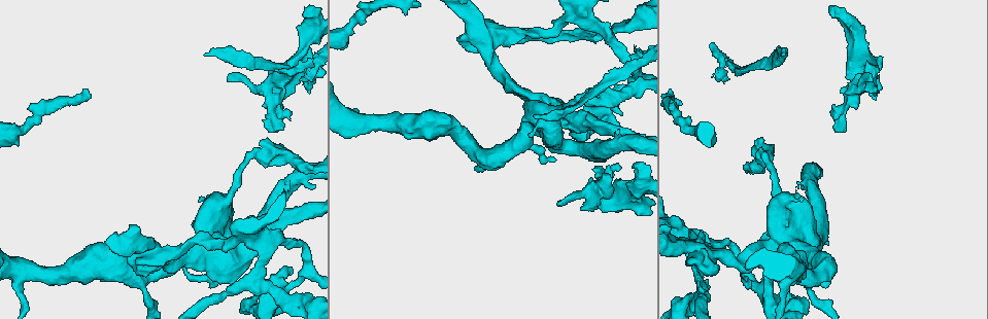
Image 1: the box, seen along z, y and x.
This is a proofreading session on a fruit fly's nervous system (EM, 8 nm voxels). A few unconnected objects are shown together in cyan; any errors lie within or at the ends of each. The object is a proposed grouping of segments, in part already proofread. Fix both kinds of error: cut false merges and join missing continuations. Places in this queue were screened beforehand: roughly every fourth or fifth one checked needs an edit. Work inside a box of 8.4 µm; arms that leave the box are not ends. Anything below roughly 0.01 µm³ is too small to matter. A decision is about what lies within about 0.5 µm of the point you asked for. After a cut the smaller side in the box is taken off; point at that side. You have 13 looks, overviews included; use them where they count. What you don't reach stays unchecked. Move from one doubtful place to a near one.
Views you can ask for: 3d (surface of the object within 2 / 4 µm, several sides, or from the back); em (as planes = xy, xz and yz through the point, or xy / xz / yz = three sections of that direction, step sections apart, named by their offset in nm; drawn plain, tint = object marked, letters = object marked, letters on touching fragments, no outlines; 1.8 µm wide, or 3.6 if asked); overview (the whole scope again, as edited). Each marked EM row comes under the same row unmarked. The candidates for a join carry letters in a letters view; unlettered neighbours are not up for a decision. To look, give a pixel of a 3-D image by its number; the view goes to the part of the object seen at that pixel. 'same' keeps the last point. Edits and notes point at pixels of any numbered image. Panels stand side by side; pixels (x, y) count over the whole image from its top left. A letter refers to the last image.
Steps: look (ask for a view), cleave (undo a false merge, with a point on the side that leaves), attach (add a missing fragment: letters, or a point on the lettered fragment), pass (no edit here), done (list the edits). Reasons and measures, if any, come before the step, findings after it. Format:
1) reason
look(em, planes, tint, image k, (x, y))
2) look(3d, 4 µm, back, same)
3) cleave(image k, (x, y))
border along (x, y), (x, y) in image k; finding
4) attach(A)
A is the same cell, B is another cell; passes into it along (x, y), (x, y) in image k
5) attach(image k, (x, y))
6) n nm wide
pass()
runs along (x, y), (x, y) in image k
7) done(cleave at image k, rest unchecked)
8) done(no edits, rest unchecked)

abrupt turn
look(em, planes, letters, image 1, (256, 270))

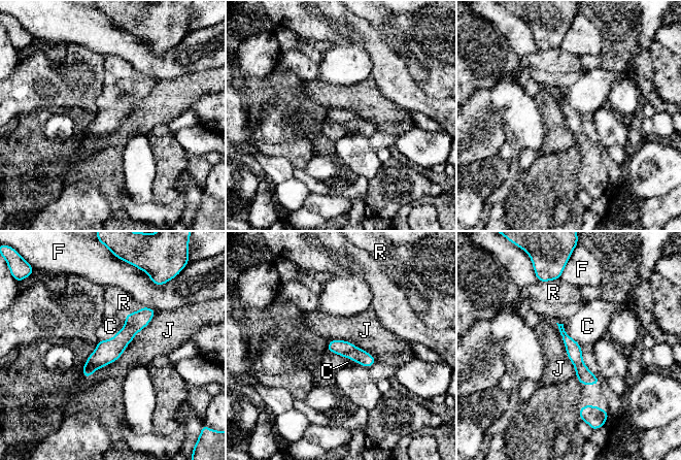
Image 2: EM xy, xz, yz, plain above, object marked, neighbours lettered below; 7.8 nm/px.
pass()
C, F, J and R are other cells; runs along (151, 311), (146, 314), (86, 373) in image 2; continuous, no second neuron

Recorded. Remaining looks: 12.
free end
look(em, planes, letters, image 1, (634, 165))

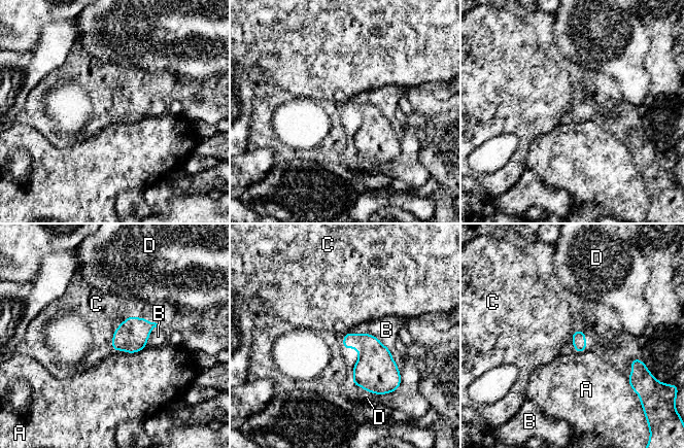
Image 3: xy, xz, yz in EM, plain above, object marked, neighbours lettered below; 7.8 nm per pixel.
pass()
A, B, C and D are other cells; border along (573, 333), (571, 337) in image 3; no lettered fragment goes on from it

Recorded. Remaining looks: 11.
an open end
look(em, xy, step 8, letters, image 1, (264, 126))

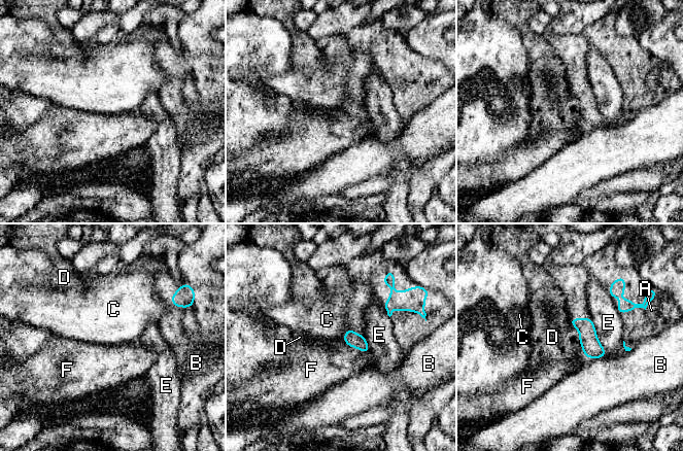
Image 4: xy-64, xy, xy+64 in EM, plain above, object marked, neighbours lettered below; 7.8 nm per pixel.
cut it another way
look(em, planes, letters, same)

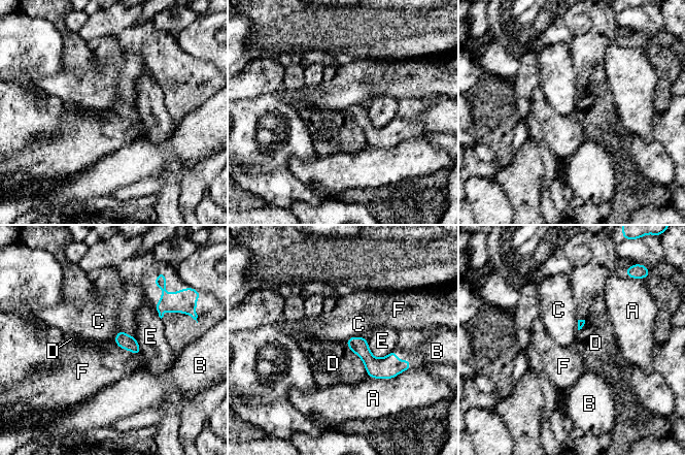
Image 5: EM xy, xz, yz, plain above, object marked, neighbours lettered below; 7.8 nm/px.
D touches over 340 nm
pass()
A, B, C, D, E and F are other cells; no lettered fragment goes on from it

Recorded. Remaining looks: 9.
an open end
look(em, planes, letters, image 1, (535, 115))

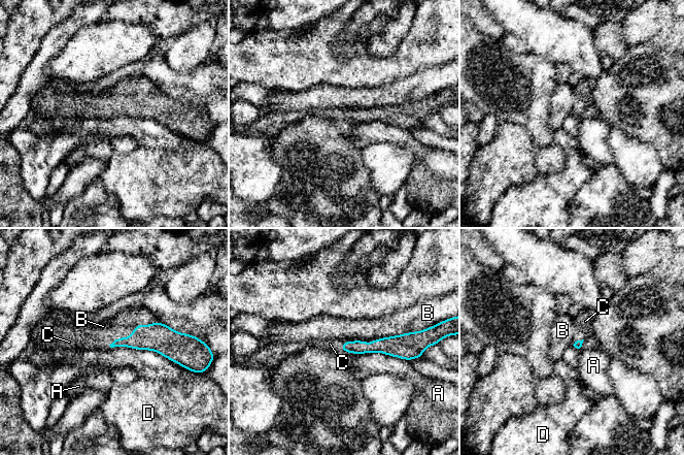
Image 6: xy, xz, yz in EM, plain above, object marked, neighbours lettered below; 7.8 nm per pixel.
attach(C)
C is the same cell, A, B and D are other cells; passes into it along (151, 337), (120, 337), (88, 336) in image 6; it goes on there

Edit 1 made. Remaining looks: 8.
sharp bend
look(em, planes, letters, image 1, (788, 239))

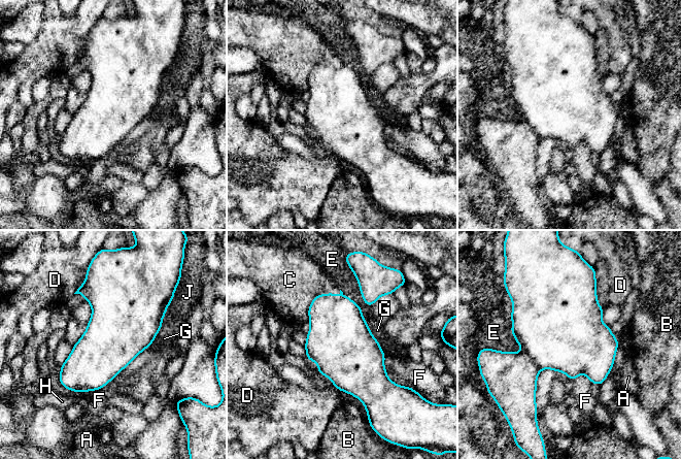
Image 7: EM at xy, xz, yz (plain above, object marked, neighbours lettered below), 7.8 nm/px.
cleave(image 7, (511, 378))
A, B, C, D, E, F, G, H and J are other cells; border along (521, 352), (525, 353), (540, 369) in image 7; two neurons meet here

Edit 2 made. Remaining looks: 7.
done(attach at image 6, cleave at image 7, rest unchecked)

